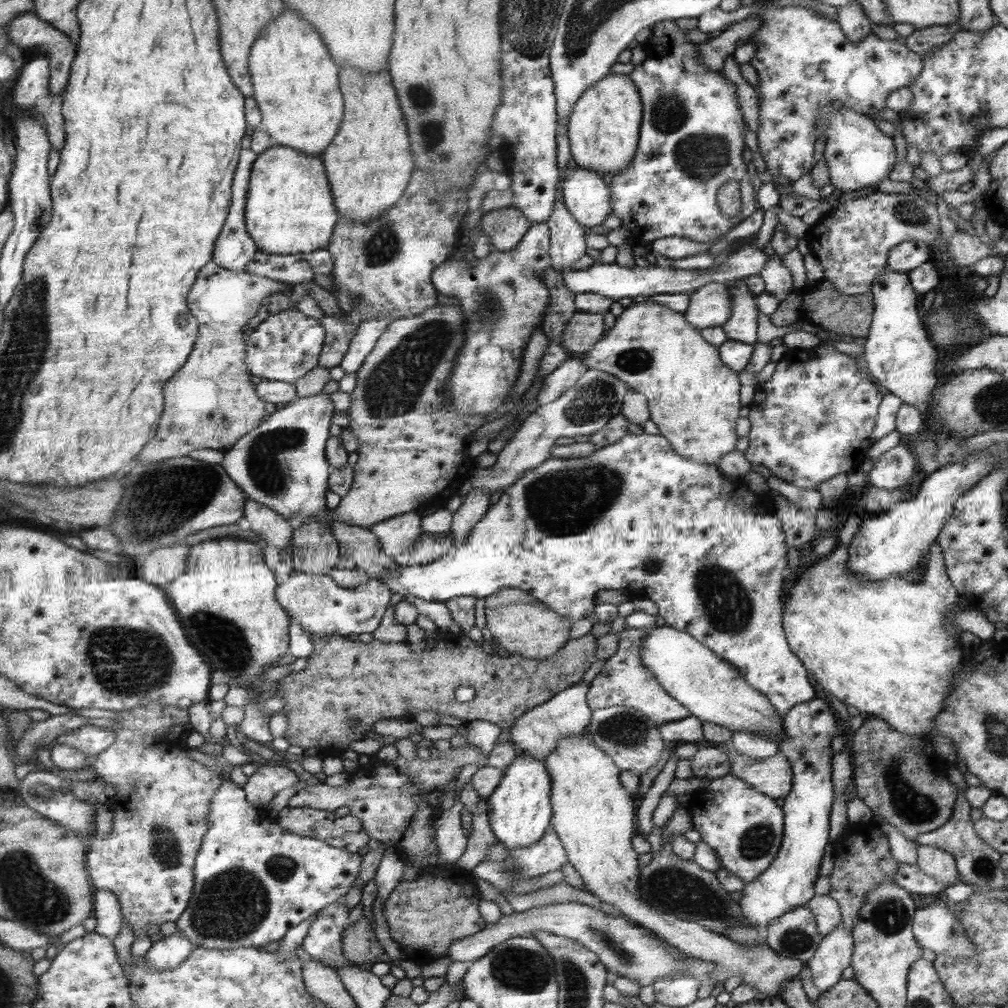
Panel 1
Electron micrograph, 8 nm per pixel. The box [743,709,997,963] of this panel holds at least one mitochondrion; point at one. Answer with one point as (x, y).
(914, 815)

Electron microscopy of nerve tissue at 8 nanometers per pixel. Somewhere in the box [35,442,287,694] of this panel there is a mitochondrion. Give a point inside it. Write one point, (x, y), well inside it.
(239, 659)

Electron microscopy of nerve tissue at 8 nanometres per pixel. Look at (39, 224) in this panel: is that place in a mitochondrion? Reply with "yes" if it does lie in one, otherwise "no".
no

